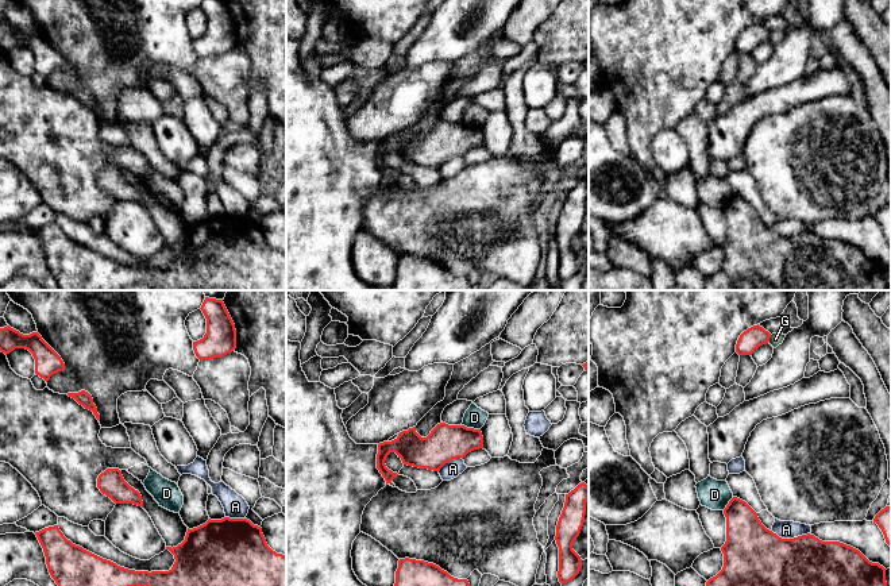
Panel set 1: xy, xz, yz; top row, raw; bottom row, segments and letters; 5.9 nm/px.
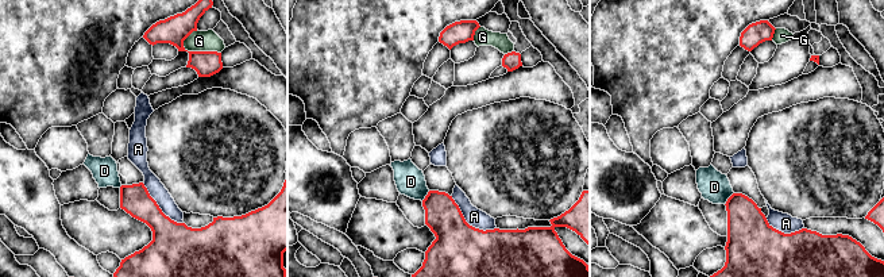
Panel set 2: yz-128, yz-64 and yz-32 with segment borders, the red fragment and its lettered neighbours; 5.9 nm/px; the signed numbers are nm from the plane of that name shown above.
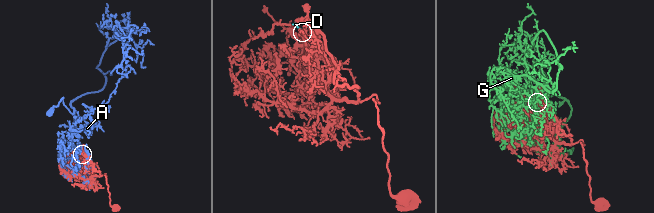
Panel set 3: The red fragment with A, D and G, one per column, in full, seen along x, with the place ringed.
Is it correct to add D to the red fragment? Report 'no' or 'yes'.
no

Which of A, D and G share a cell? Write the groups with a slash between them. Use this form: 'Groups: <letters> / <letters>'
Groups: A / D G

